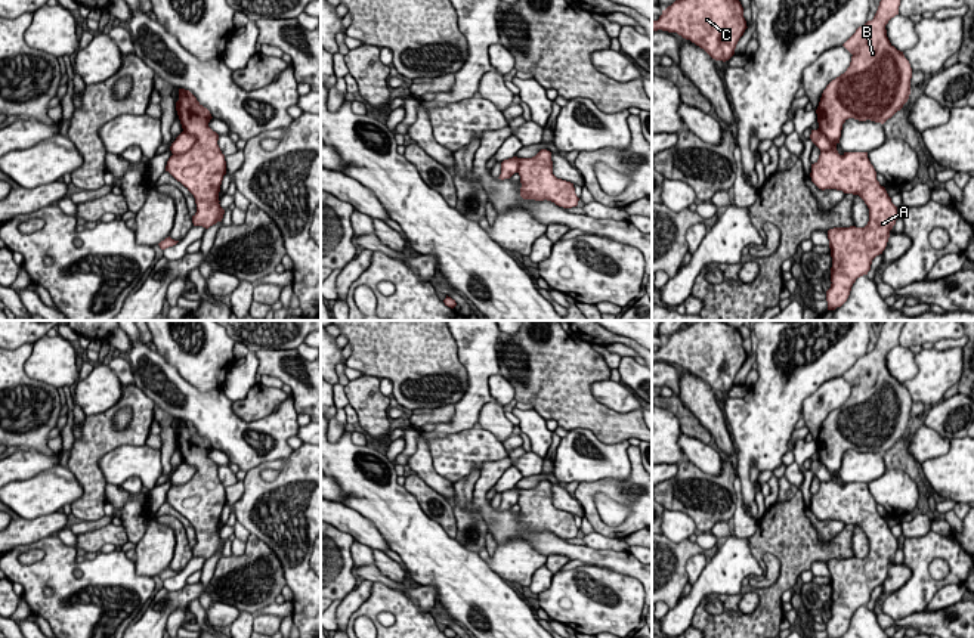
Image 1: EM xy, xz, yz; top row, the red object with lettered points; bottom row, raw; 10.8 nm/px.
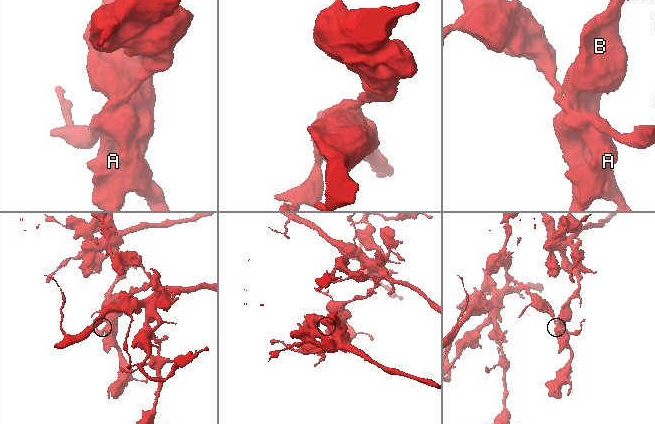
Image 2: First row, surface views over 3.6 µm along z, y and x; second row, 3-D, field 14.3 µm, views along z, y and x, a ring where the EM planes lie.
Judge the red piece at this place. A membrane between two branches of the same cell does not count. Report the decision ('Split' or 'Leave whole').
Split

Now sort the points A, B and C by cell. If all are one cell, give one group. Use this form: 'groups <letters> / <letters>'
groups A B / C

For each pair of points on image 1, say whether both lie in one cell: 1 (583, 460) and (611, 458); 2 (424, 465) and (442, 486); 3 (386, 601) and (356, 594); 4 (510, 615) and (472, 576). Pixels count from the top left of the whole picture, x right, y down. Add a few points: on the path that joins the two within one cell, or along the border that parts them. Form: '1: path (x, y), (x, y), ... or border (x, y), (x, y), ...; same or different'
1: path (590, 460), (603, 462); same
2: path (426, 470), (438, 482); same
3: border (373, 584), (370, 597), (346, 622); different
4: path (501, 606), (481, 585); same

